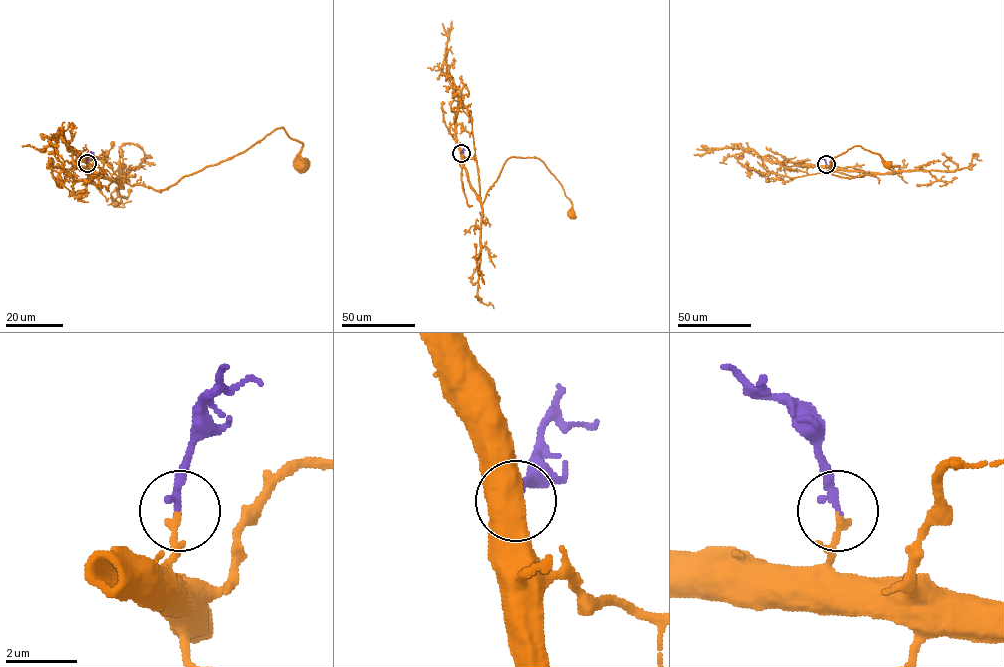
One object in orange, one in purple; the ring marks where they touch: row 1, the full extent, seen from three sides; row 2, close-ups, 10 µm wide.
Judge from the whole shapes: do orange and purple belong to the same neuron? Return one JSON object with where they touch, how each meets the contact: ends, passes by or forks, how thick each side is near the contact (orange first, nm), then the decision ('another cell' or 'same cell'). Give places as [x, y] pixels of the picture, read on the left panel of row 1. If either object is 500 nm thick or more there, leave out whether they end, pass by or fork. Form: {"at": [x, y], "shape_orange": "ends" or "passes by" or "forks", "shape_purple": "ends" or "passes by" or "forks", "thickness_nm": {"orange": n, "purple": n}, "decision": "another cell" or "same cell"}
{"at": [87, 163], "shape_orange": "passes by", "shape_purple": "ends", "thickness_nm": {"orange": 140, "purple": 220}, "decision": "same cell"}

